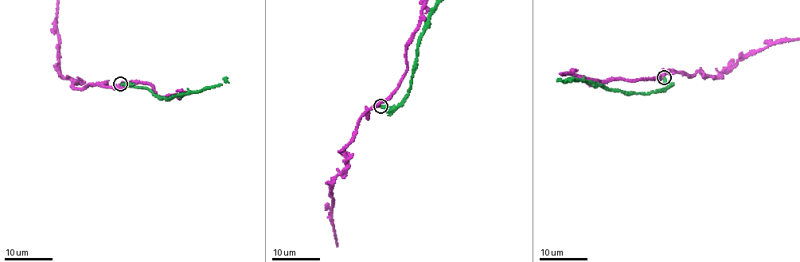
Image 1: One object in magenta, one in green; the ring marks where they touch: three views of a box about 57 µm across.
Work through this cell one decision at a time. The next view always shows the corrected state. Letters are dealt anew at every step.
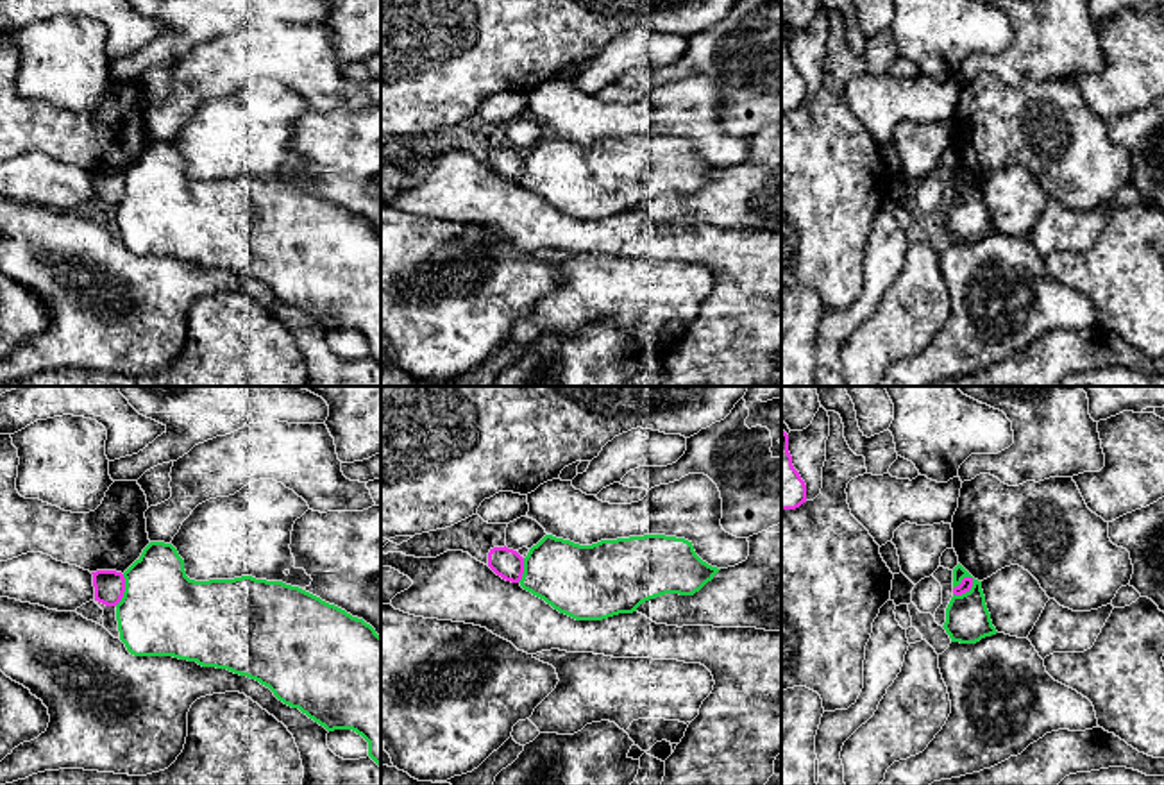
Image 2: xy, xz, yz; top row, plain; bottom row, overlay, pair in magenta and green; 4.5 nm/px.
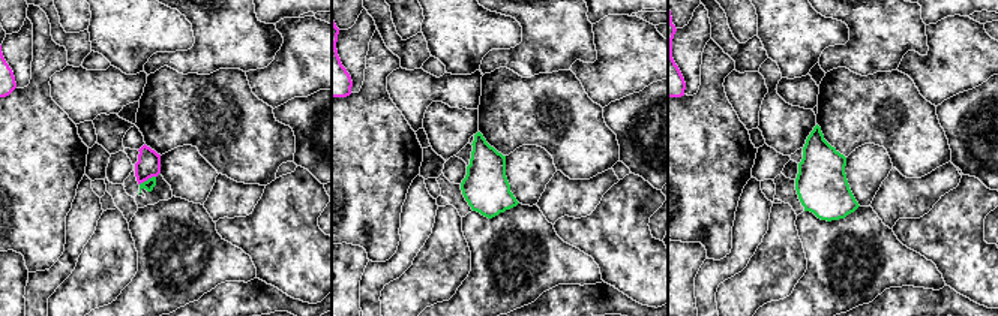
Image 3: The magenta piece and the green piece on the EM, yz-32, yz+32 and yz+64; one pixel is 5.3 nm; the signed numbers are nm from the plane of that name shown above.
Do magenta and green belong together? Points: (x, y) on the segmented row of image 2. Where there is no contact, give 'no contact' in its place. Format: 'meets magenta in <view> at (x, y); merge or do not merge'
meets magenta in yz at (966, 590); do not merge

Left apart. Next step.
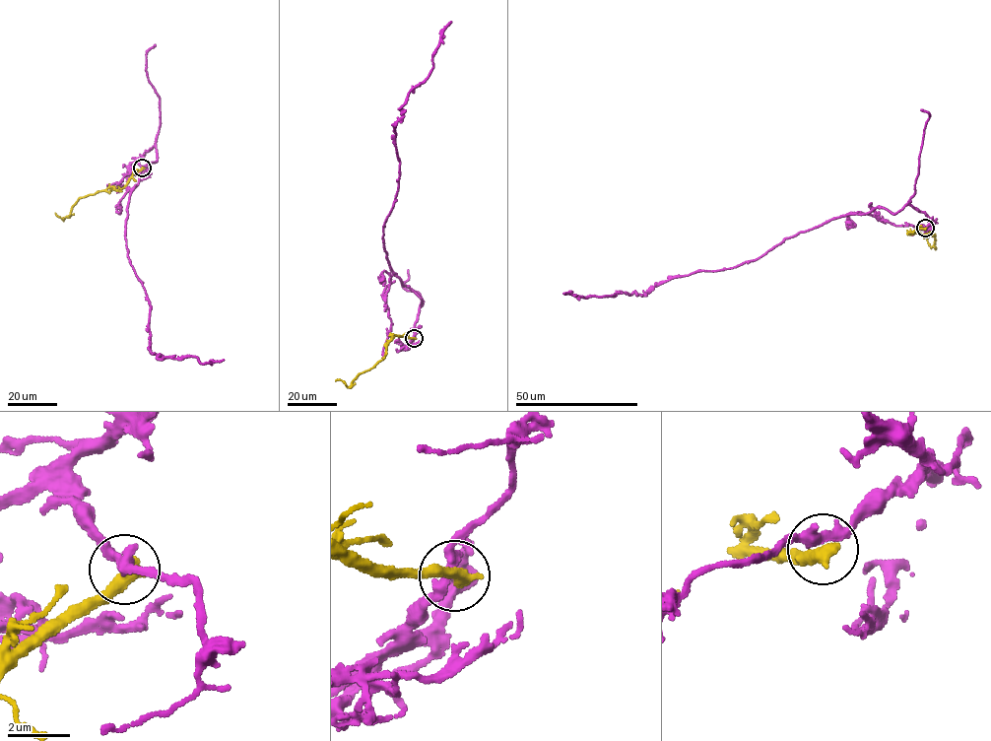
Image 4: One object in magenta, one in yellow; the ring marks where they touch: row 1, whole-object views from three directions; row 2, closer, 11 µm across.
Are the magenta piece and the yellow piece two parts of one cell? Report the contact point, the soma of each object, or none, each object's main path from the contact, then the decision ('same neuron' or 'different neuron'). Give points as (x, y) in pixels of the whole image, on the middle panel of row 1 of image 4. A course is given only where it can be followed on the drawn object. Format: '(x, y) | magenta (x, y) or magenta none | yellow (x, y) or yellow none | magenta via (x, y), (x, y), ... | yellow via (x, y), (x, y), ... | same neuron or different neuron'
(414, 338) | magenta none | yellow none | magenta via (413, 338), (422, 299), (390, 267), (382, 239), (398, 190), (395, 123), (451, 22) | yellow via (413, 338), (393, 335), (382, 360), (360, 372), (349, 386), (335, 380) | different neuron

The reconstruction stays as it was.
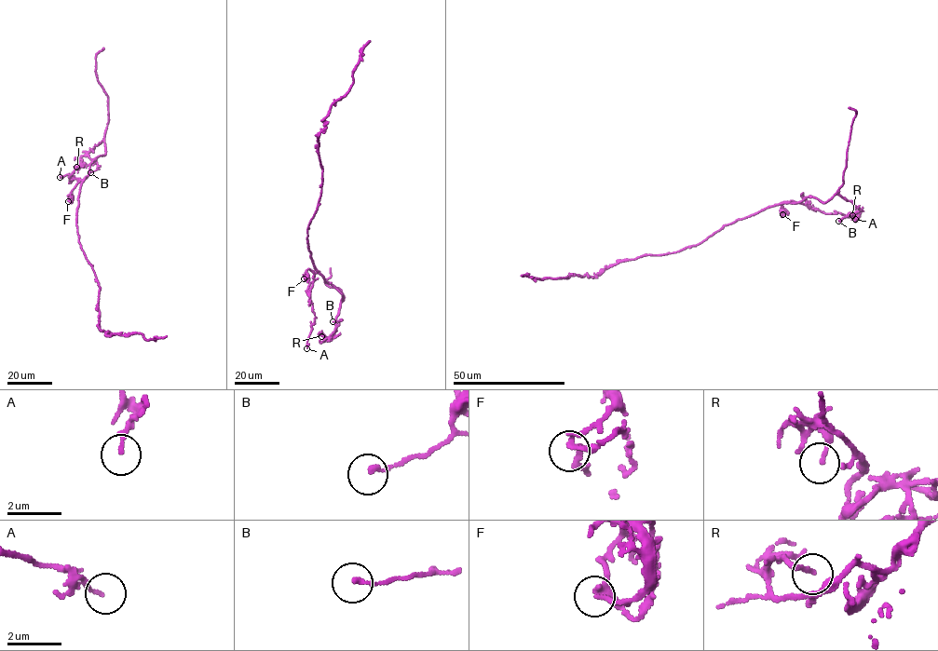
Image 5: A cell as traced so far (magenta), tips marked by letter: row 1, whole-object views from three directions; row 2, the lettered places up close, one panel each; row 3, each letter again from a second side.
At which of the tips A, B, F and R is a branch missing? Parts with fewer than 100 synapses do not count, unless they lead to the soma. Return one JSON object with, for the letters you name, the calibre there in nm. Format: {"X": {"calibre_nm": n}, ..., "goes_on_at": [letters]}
{"goes_on_at": []}

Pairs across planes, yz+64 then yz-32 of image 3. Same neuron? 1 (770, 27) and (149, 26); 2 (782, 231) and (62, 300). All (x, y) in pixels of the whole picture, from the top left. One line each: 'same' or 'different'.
1: same
2: same

